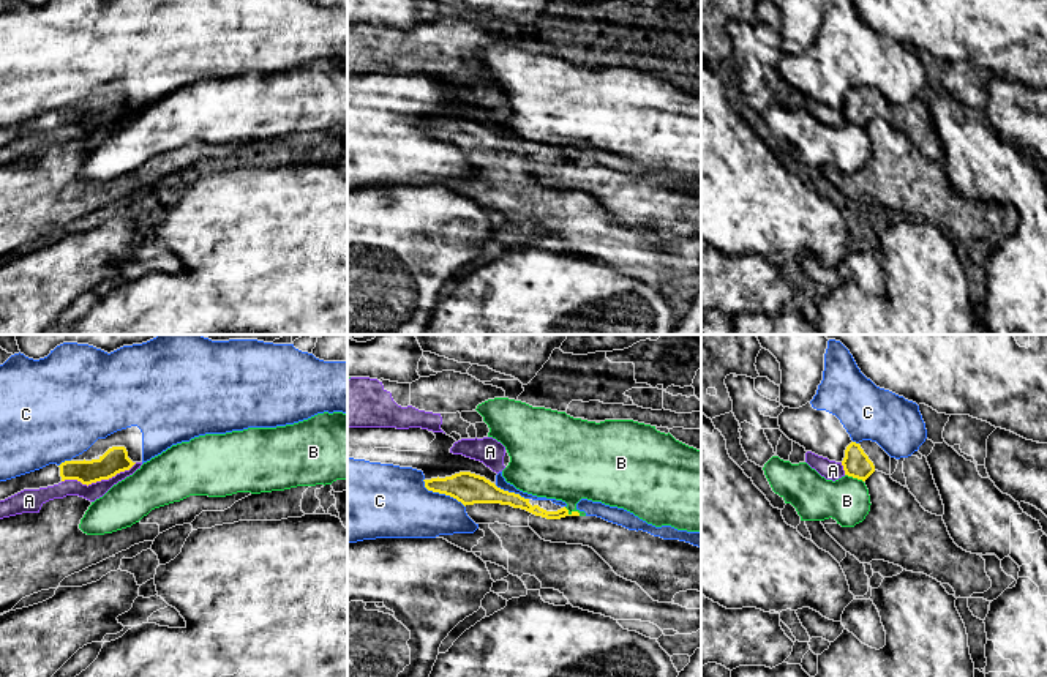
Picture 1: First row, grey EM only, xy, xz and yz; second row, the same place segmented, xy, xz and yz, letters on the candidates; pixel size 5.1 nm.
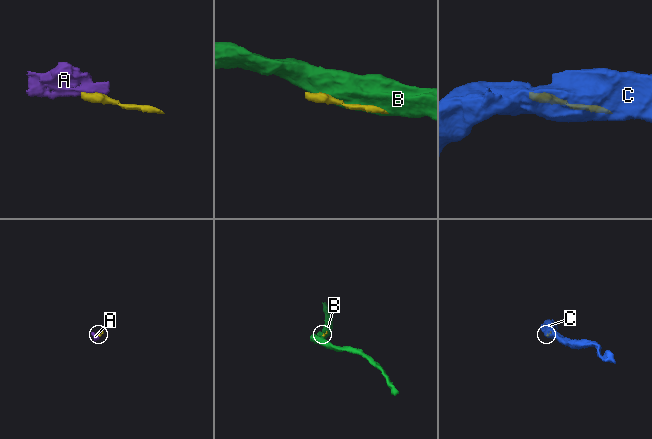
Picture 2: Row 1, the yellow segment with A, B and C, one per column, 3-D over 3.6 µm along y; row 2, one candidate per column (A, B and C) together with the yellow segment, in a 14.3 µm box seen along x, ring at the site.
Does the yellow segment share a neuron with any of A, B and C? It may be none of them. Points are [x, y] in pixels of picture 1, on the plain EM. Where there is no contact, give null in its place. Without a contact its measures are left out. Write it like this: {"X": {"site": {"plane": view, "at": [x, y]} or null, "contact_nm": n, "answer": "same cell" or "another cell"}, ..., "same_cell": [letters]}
{"A": {"site": {"plane": "xy", "at": [98, 127]}, "contact_nm": 400, "answer": "another cell"}, "B": {"site": {"plane": "xz", "at": [572, 158]}, "contact_nm": 100, "answer": "another cell"}, "C": {"site": {"plane": "xz", "at": [442, 139]}, "contact_nm": 260, "answer": "another cell"}, "same_cell": []}

